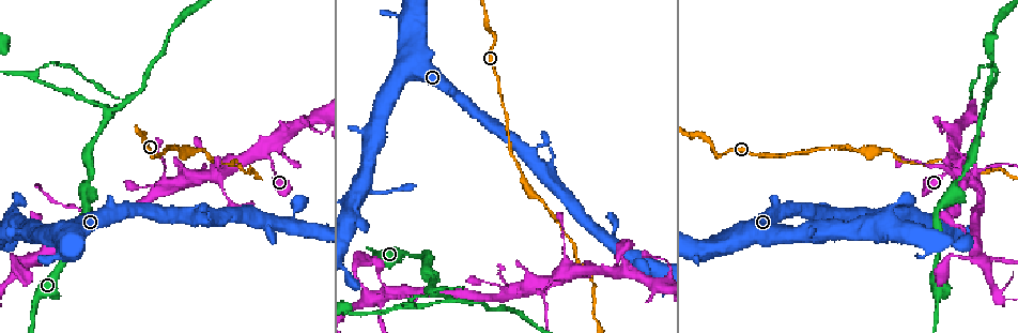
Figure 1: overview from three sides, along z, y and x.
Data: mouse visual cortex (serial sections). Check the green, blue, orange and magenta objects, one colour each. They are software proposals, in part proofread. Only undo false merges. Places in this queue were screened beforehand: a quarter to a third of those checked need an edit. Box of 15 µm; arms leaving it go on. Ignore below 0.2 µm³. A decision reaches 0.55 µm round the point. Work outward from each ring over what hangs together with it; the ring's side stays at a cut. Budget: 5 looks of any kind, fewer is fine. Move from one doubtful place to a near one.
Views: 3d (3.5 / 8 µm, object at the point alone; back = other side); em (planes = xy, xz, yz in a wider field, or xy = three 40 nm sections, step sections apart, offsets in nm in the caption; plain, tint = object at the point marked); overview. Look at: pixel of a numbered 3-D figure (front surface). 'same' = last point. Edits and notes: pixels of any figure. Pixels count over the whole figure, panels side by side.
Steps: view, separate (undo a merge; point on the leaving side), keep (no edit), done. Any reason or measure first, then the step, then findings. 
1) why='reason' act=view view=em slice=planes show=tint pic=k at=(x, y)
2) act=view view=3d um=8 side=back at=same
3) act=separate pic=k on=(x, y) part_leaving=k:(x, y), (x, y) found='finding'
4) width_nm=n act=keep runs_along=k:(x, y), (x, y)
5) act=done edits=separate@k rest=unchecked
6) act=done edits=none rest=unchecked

why='small branch off a trunk' act=view view=3d um=8 pic=1 at=(202, 176)

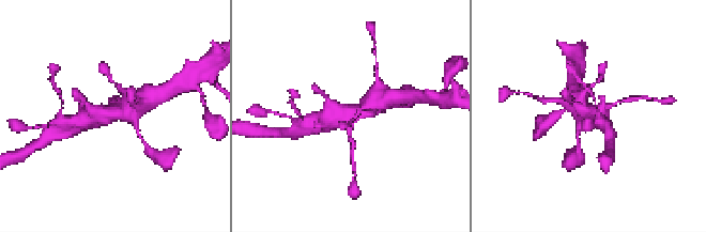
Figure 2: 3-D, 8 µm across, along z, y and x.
act=view view=em slice=xy step=1 show=tint pic=2 at=(108, 113)

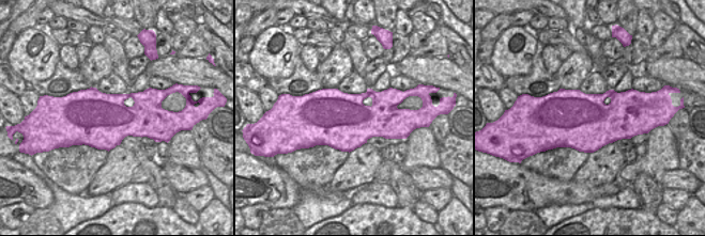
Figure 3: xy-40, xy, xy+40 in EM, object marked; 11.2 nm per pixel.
act=keep runs_along=2:(375, 104), (318, 124) found='all the same cell'

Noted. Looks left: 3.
why='a fork' act=view view=3d um=3.5 pic=1 at=(982, 112)

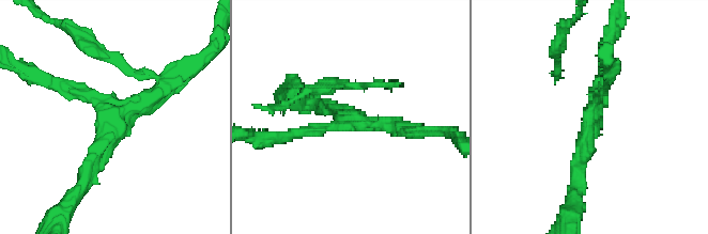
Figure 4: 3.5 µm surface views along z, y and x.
arms=3 arm_widths_nm=150,200,250 act=view view=em slice=xy step=5 show=tint pic=4 at=(592, 118)

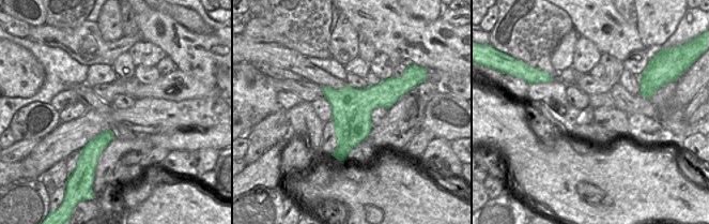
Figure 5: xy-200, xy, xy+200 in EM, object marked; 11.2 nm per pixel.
act=keep runs_along=4:(86, 180), (116, 116), (174, 80) found='all the same cell'

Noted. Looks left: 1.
act=done edits=none rest=unchecked

